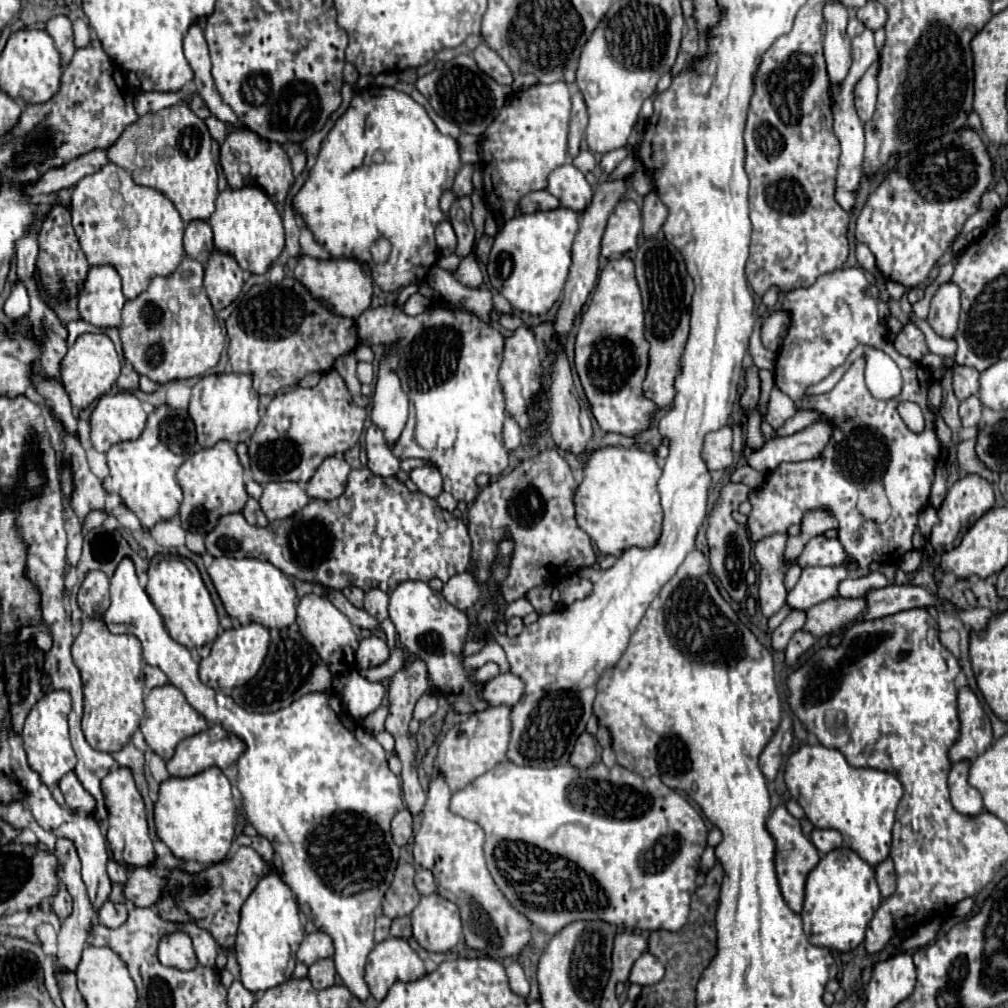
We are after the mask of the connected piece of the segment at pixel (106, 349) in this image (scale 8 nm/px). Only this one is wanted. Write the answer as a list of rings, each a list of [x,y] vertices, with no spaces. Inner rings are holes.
[[[81,334],[61,362],[61,384],[69,394],[73,408],[77,410],[85,410],[95,400],[105,396],[117,382],[119,374],[121,374],[121,360],[113,348],[113,342],[105,334]]]

